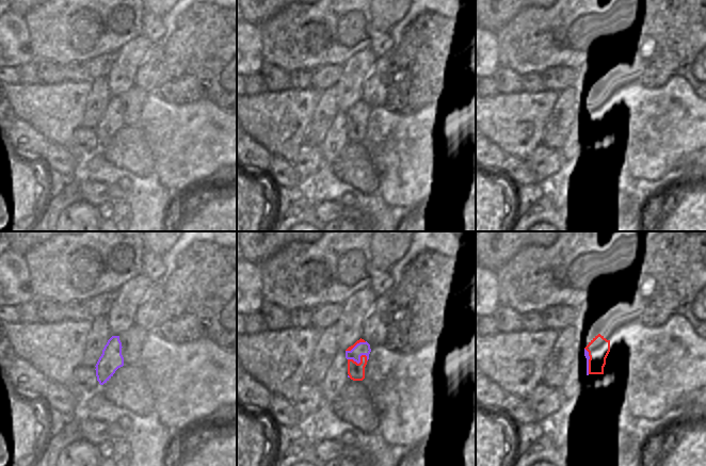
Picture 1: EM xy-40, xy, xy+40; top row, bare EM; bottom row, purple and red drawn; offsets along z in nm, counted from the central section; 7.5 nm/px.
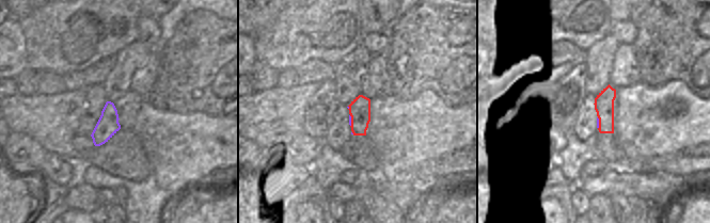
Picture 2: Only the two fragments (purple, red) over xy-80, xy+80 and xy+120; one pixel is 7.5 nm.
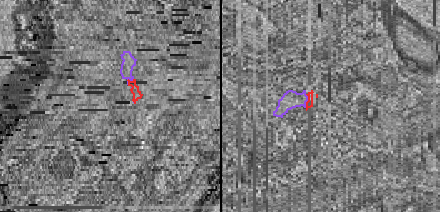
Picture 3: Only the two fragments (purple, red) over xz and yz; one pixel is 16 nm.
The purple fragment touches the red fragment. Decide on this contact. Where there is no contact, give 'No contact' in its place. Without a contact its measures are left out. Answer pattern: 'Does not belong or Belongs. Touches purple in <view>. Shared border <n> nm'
Does not belong. Touches purple in xy. Shared border 150 nm.

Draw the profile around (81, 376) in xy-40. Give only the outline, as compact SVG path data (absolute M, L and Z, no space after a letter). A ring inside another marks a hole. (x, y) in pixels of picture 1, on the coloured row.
M78 366L70 375L70 387L75 388L75 396L80 398L86 398L93 391L98 391L99 386L94 368Z

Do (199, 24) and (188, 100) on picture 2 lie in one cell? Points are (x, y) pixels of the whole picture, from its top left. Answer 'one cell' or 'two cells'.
one cell

